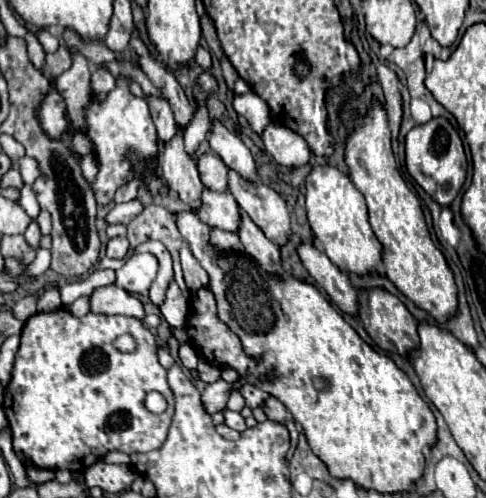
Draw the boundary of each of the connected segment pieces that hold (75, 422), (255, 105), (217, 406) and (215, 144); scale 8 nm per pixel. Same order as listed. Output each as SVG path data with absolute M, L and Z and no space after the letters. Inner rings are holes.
M68 310L40 312L26 320L20 348L16 352L12 380L4 392L4 412L12 428L14 450L22 452L36 468L84 472L90 464L102 460L106 452L118 450L126 454L150 452L162 446L168 436L168 426L174 414L174 398L166 384L166 370L156 358L156 340L138 318L86 314L74 318ZM120 334L130 334L136 340L134 352L120 352L114 340ZM148 392L160 392L168 408L162 414L152 414L144 406Z
M252 90L246 94L234 96L232 106L240 116L248 120L252 132L256 134L260 134L270 124L270 108L266 108L266 102Z
M218 380L210 386L204 388L202 392L202 406L208 414L216 414L222 412L226 408L228 402L228 394L230 394L230 386L224 380Z
M218 120L214 122L214 126L210 130L208 142L210 142L212 150L218 152L218 156L224 160L224 164L230 170L238 172L248 182L258 180L258 170L256 170L250 150L244 146L244 142L236 134L228 132Z

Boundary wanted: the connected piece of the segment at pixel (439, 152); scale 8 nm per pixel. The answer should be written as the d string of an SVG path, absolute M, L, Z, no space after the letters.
M432 118L426 124L414 126L406 136L406 168L440 206L448 206L458 196L468 172L468 160L458 130L446 118Z

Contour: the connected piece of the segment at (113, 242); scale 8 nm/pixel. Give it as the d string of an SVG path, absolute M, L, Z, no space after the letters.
M110 238L108 246L106 246L106 254L110 258L124 258L130 250L130 242L128 238Z

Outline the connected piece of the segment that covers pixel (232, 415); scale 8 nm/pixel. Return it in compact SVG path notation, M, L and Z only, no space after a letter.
M224 410L224 418L226 418L226 426L236 430L236 432L244 432L246 430L246 424L244 424L244 418L240 416L240 412L232 412L232 410Z

